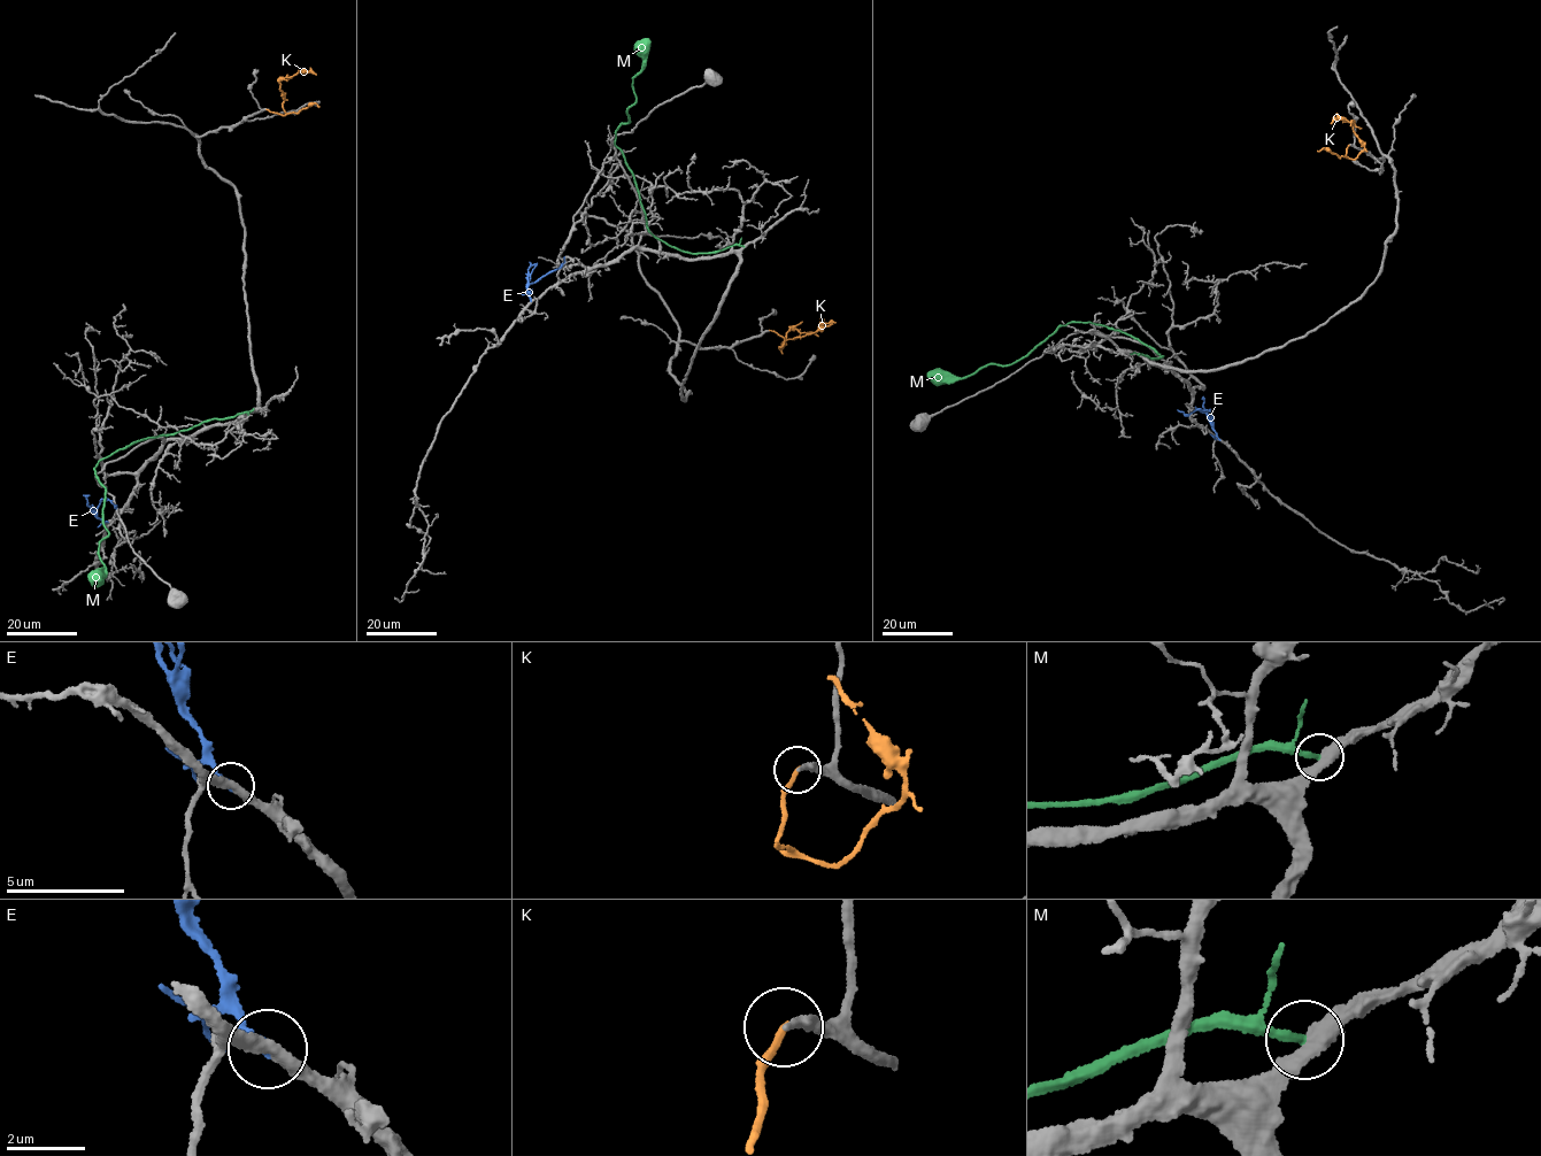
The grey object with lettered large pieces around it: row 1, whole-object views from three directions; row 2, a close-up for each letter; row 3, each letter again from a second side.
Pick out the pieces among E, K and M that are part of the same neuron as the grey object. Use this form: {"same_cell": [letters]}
{"same_cell": []}

